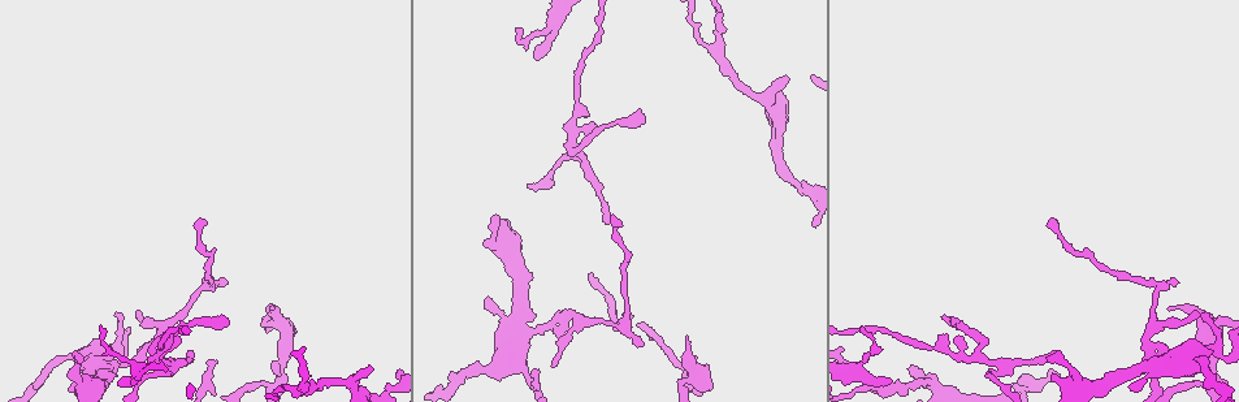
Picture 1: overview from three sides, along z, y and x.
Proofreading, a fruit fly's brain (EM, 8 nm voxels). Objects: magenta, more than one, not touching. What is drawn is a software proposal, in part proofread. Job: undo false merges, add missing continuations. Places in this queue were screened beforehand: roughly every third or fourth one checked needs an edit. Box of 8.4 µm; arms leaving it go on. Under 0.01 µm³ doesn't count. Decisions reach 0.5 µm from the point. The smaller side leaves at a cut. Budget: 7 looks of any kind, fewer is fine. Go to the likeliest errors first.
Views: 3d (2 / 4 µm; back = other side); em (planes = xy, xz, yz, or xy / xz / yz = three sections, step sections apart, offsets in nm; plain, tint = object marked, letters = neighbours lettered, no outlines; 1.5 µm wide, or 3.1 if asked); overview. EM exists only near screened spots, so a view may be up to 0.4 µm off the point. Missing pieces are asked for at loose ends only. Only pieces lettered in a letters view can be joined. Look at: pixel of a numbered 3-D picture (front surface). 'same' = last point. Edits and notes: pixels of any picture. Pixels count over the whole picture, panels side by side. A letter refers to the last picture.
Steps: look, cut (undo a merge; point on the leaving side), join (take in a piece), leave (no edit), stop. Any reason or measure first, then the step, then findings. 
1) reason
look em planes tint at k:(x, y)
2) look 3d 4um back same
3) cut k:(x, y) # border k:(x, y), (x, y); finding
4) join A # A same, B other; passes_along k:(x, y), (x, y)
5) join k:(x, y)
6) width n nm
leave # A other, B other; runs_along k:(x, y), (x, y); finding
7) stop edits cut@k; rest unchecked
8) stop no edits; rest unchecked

tapers out
look 3d 4um at 1:(207, 360)

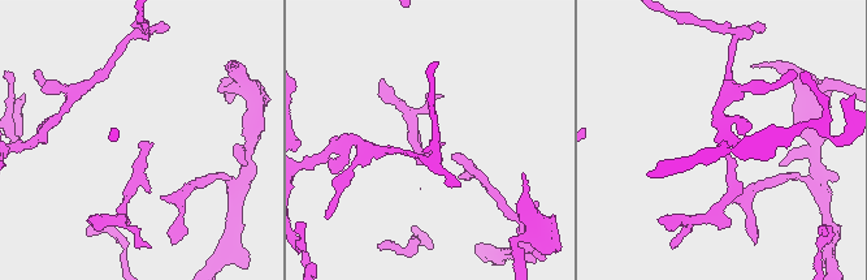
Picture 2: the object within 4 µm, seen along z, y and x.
look em xy step 4 letters at 2:(140, 142)

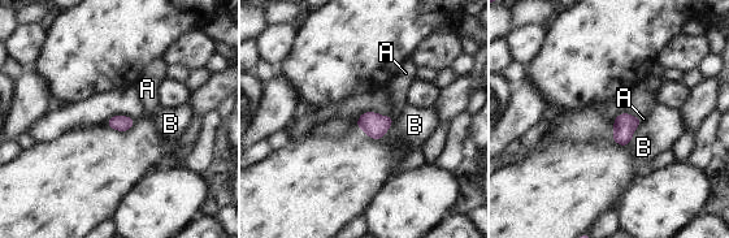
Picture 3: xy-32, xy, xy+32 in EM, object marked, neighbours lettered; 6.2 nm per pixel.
width 100 nm; longest_contact B 170 nm
join A # A same, B other; it goes on there

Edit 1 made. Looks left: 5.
look overview

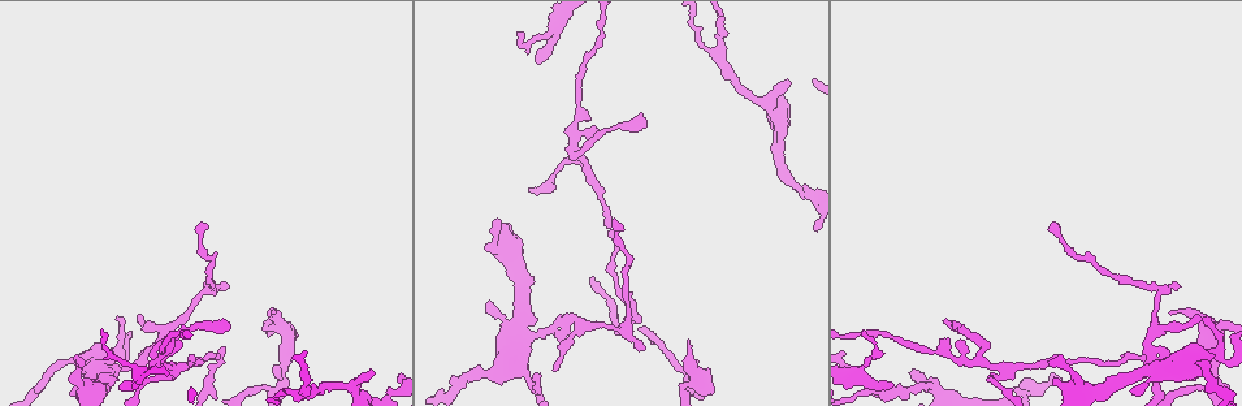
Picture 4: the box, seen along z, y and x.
an open end
look em xz step 8 tint at 4:(372, 370)

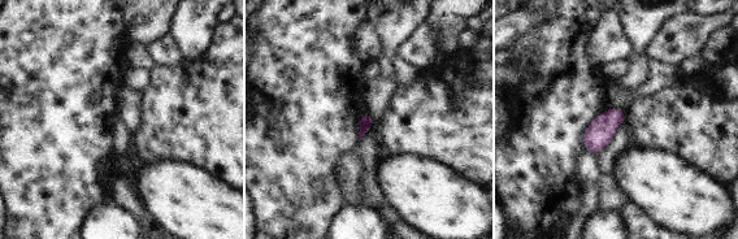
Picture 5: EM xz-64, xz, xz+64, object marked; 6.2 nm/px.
look em planes letters same

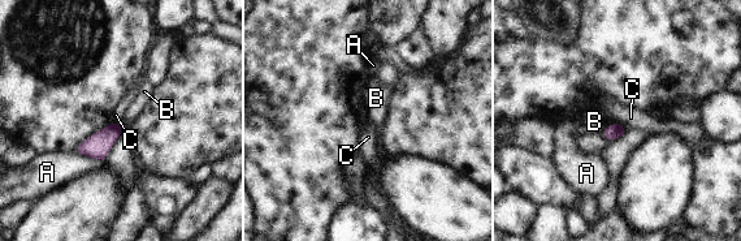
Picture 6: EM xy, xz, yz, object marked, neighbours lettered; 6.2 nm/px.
leave # A other, B other, C other; border 6:(614, 121), (601, 133); no lettered piece goes on from it

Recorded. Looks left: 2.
stop edits join@3; rest unchecked

